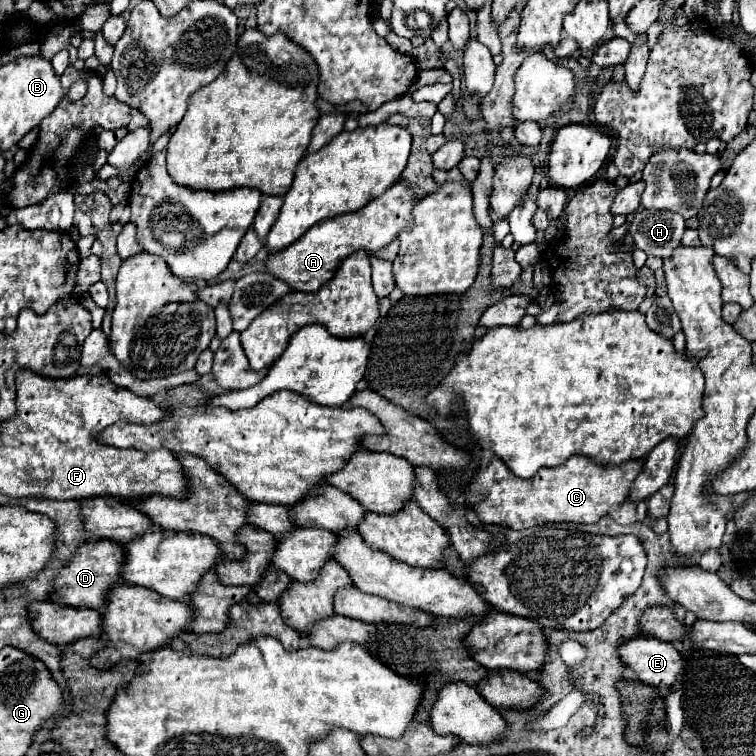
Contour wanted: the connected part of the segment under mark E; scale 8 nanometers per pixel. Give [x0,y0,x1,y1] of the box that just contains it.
[617,633,683,689]

